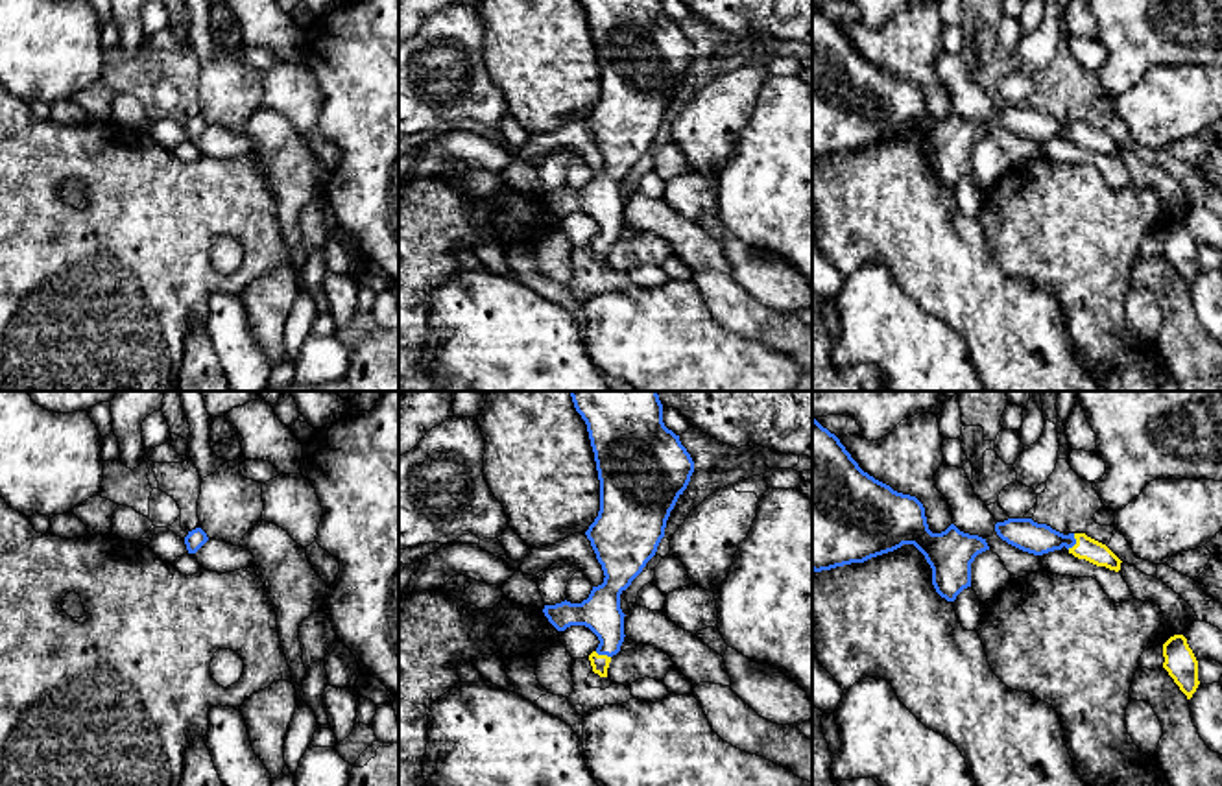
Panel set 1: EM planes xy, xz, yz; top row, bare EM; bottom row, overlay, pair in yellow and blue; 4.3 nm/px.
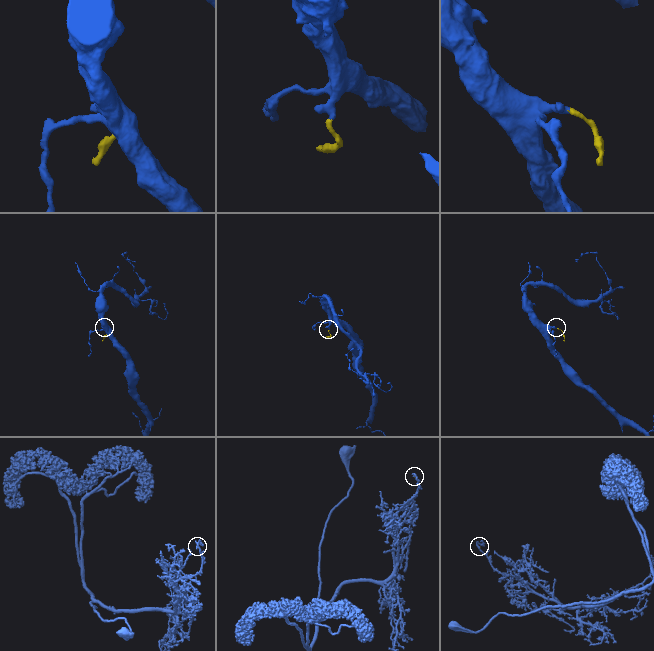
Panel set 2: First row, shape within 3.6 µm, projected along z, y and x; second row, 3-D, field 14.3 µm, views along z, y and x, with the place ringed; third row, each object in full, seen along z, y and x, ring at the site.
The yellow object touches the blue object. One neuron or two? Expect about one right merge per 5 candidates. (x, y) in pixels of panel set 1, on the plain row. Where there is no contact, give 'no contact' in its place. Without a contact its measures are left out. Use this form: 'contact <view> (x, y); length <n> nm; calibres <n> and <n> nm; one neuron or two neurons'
contact yz (1077, 130); length 80 nm; calibres 100 and 140 nm; one neuron

